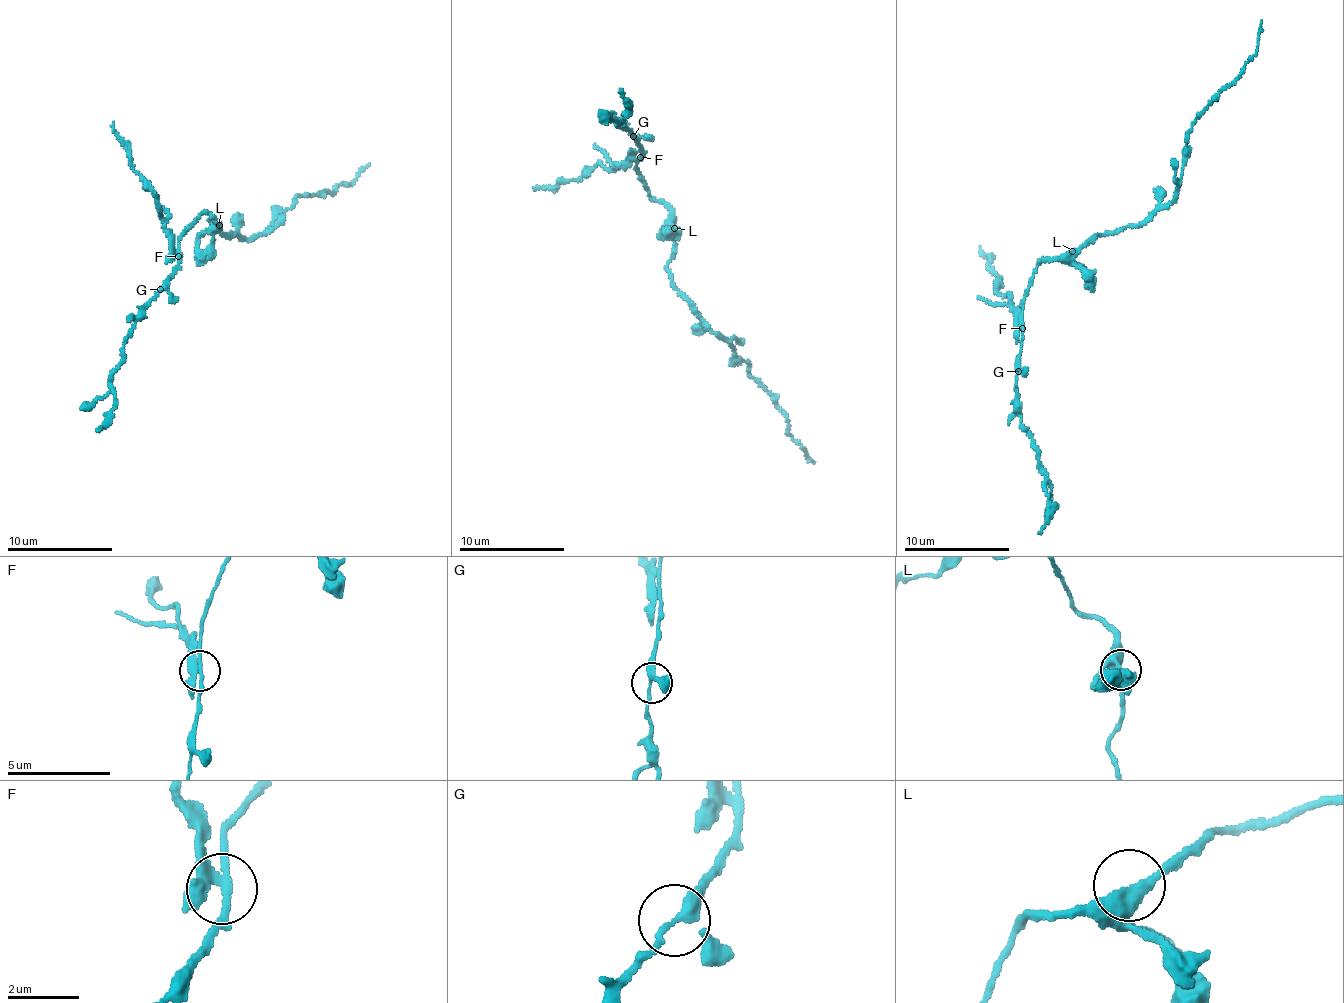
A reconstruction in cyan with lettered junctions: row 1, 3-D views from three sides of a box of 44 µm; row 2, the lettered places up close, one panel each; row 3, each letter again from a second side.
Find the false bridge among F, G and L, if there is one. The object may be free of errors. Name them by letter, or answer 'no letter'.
F

